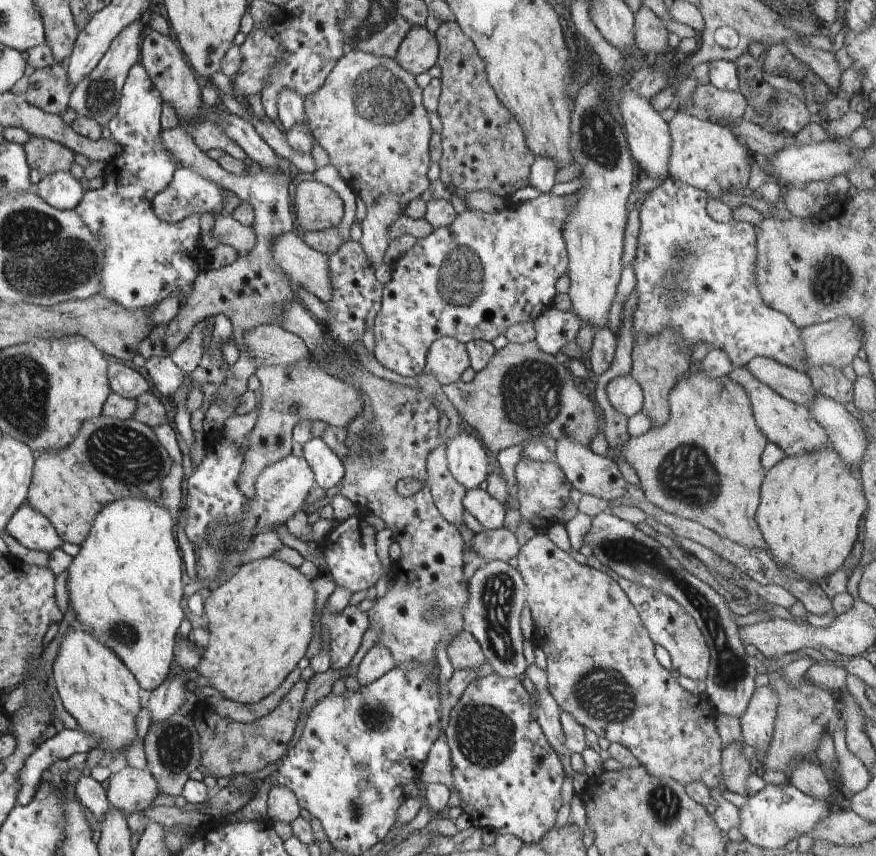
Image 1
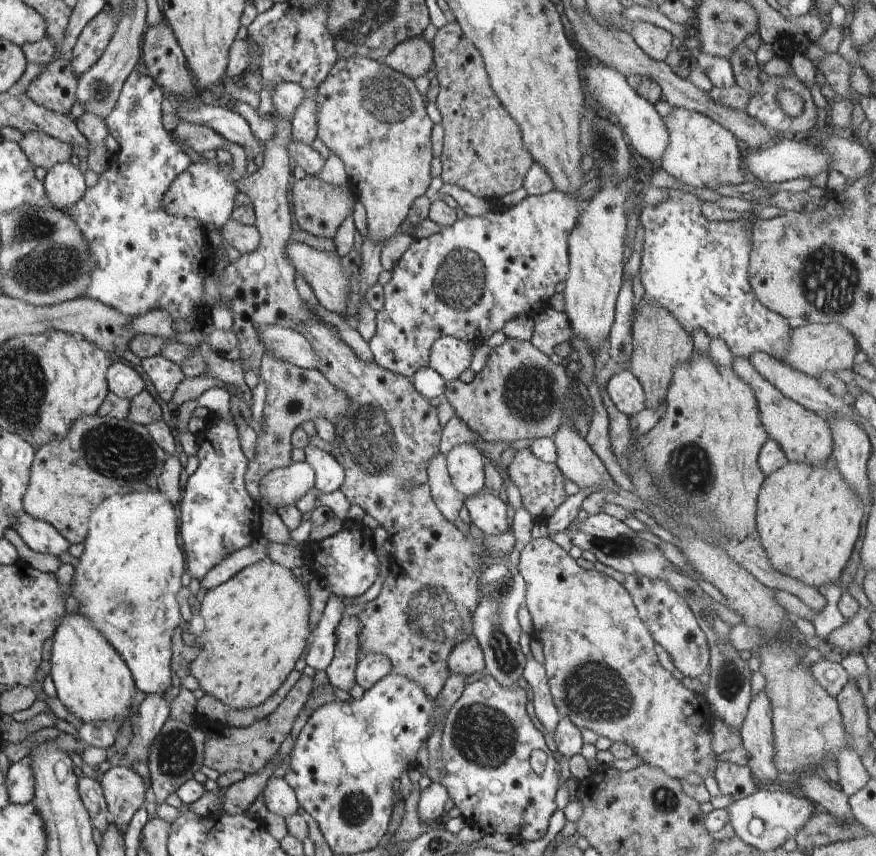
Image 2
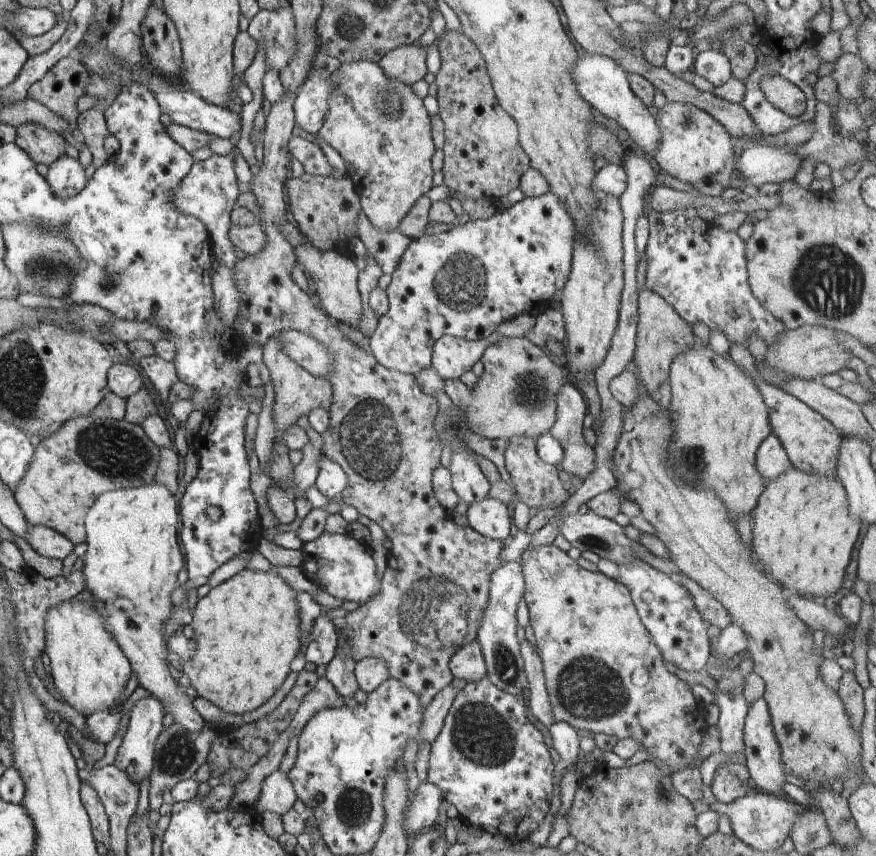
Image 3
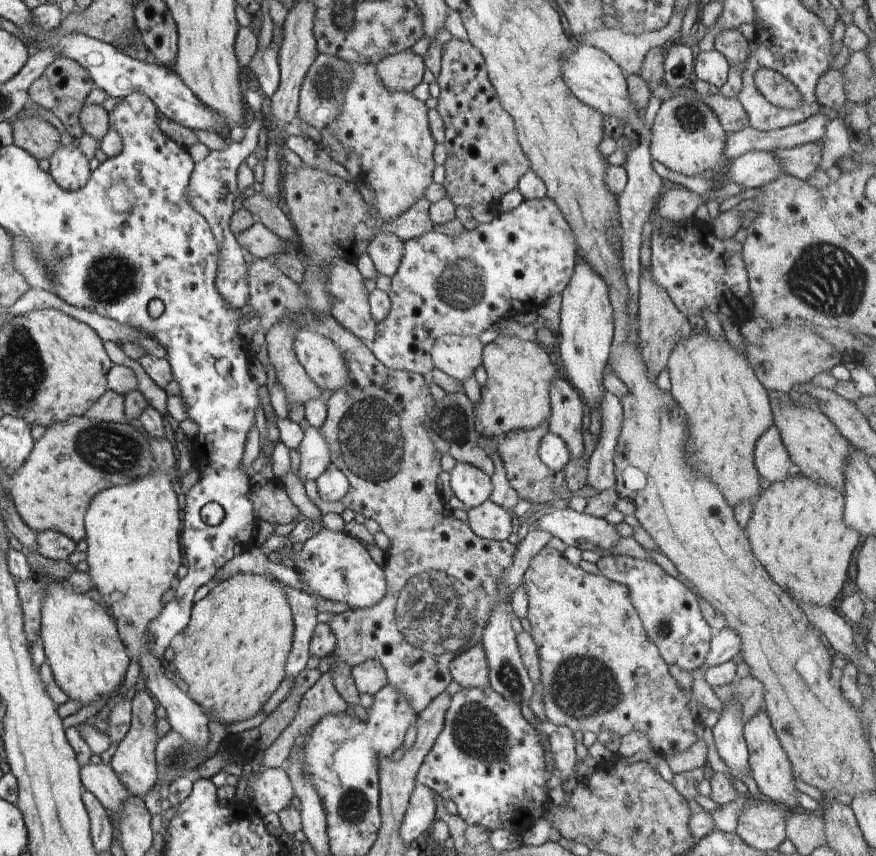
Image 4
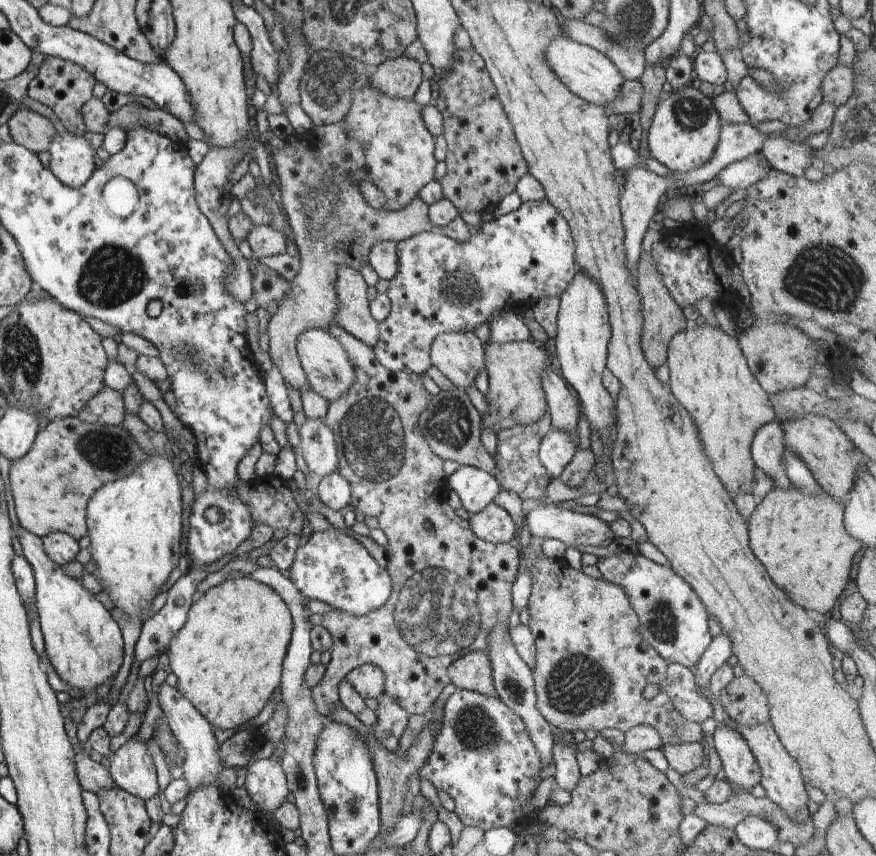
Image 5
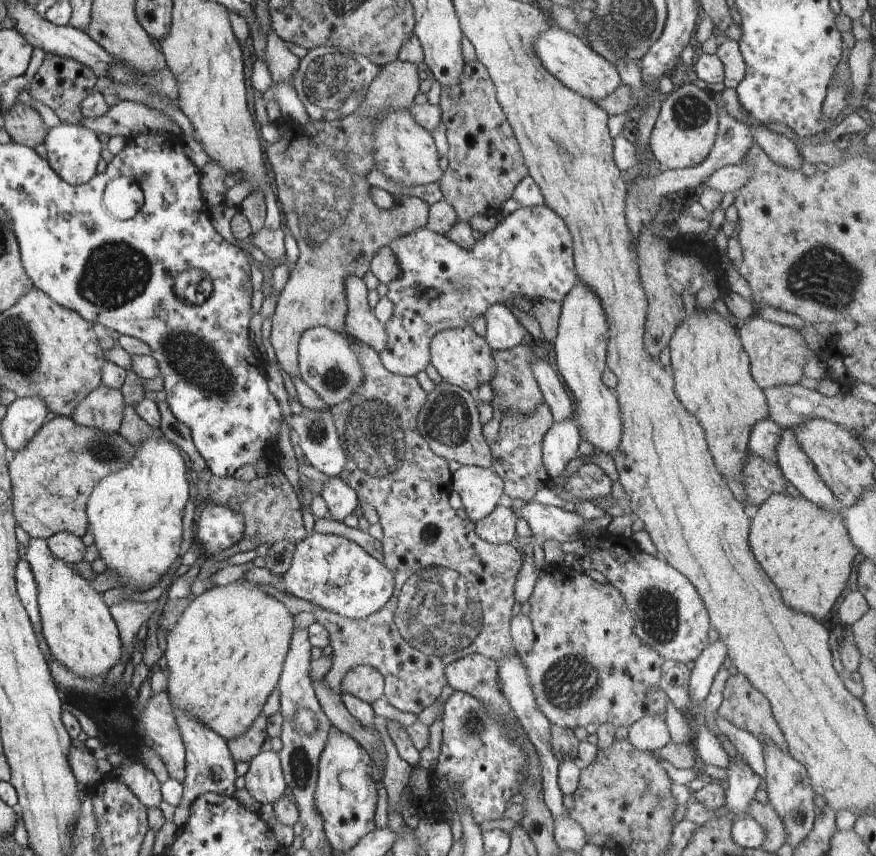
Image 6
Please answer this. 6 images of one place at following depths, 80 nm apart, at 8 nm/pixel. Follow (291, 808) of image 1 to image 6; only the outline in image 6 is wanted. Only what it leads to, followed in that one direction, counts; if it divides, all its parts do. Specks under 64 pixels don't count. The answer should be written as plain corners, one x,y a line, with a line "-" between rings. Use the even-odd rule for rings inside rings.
258,753
245,774
245,788
261,804
274,804
286,790
287,784
277,753

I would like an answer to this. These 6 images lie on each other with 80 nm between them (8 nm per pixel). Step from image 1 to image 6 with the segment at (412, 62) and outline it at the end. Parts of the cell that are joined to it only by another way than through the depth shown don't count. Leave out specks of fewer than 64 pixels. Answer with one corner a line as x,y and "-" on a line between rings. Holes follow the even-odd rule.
400,59
386,63
372,79
369,89
361,98
359,108
352,115
336,119
336,124
324,124
316,136
294,136
293,124
286,122
280,127
280,138
277,143
268,144
264,155
272,166
278,188
278,206
286,218
286,224
296,239
300,250
295,268
291,272
284,289
279,294
272,318
271,344
276,354
279,368
291,378
301,378
298,364
297,348
302,333
309,328
320,325
343,334
347,298
345,295
345,278
350,273
358,277
370,270
372,257
379,248
389,245
394,239
406,236
418,229
424,229
429,219
429,204
418,197
404,196
390,209
381,209
373,203
366,180
368,164
372,164
373,124
383,117
384,113
399,108
412,107
420,88
418,65

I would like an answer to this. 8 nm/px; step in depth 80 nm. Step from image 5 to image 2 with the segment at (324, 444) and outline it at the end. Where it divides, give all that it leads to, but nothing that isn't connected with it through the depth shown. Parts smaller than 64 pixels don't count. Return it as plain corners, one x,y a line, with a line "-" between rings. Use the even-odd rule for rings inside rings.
291,461
289,465
268,471
259,482
261,498
277,512
296,505
306,493
315,490
315,472
308,462

